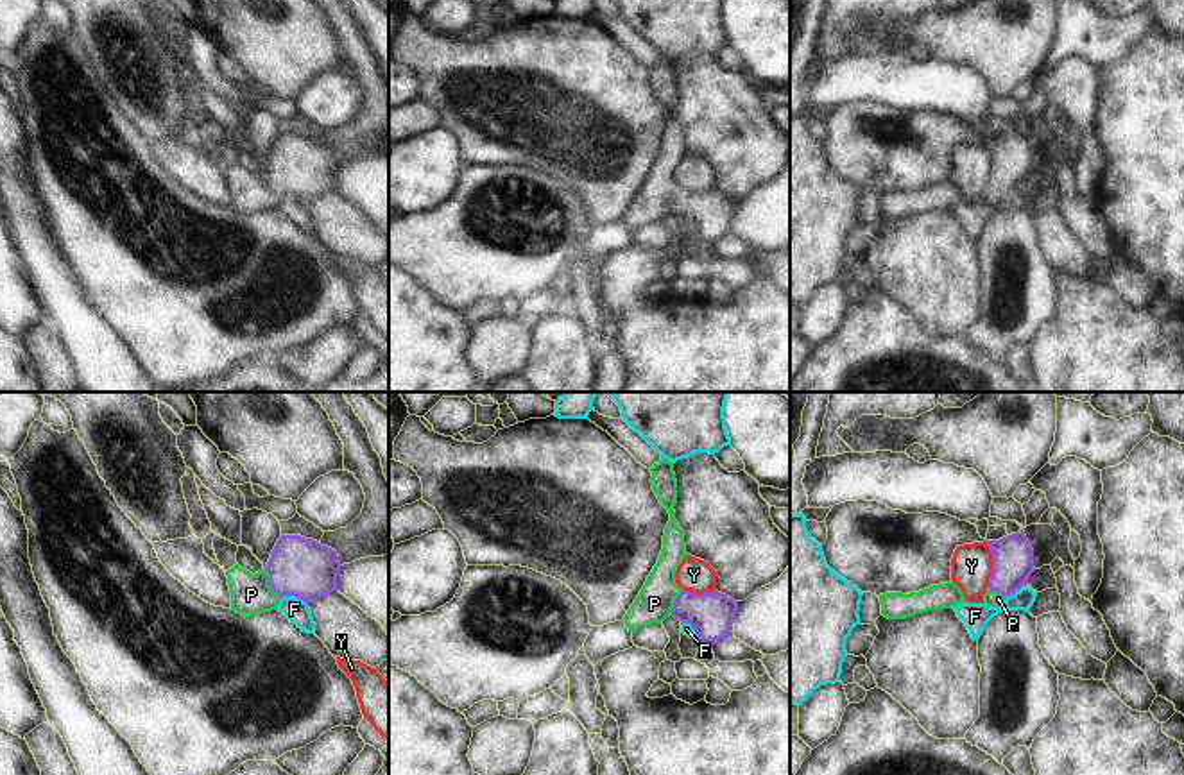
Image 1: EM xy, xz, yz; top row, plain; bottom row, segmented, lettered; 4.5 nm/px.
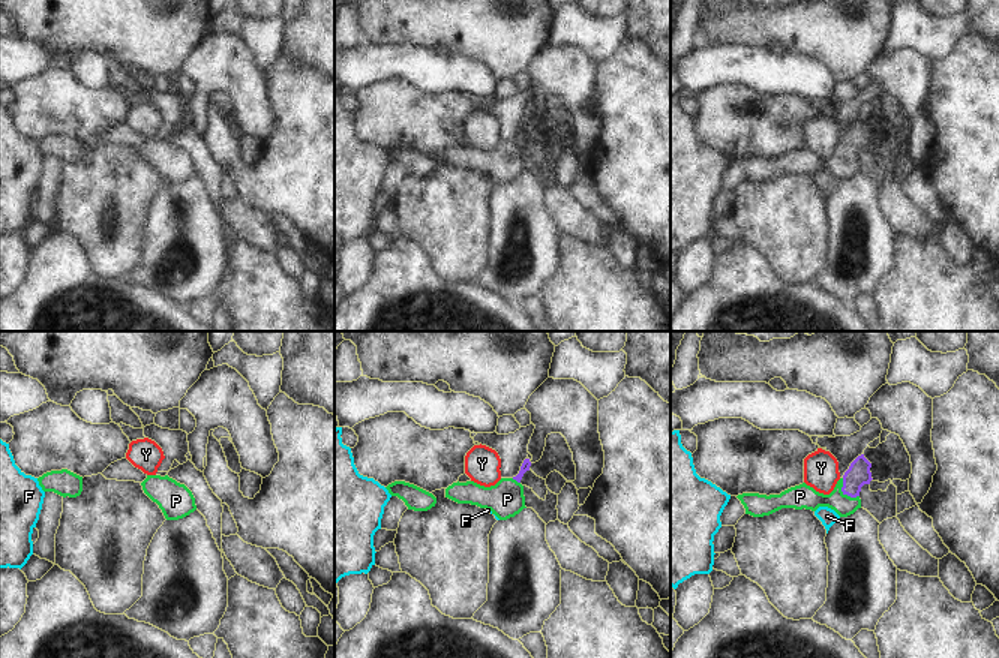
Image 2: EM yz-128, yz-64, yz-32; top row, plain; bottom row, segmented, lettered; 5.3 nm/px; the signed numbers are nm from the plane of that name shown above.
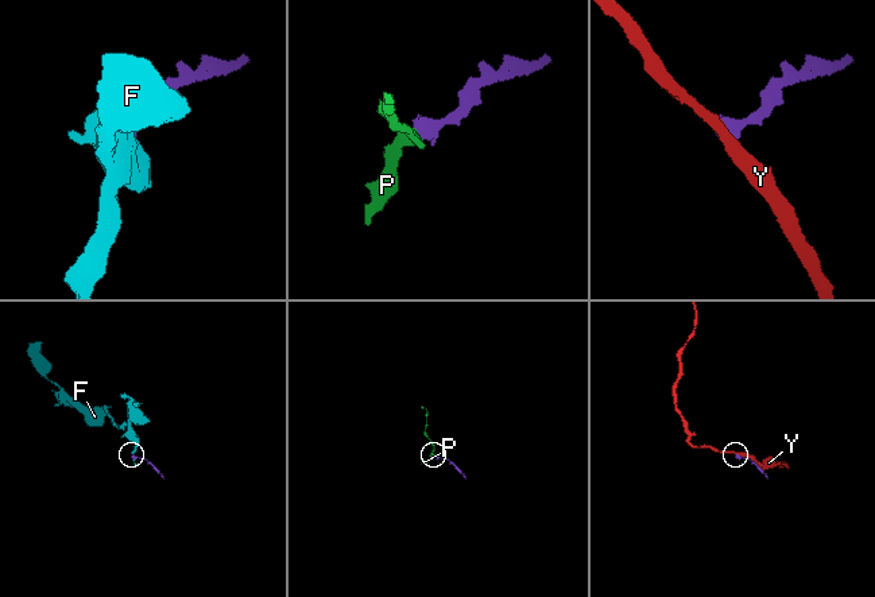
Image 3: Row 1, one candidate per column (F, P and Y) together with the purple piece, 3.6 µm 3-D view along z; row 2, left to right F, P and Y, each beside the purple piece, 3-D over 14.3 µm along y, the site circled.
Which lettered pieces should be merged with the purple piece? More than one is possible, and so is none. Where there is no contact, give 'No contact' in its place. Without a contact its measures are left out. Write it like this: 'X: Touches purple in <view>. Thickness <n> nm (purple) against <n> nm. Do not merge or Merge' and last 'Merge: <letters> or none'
F: Touches purple in xy. Thickness 260 nm (purple) against 100 nm. Do not merge
P: Touches purple in xy. Thickness 260 nm (purple) against 180 nm. Merge
Y: Touches purple in yz. Thickness 180 nm (purple) against 190 nm. Do not merge
Merge: P.

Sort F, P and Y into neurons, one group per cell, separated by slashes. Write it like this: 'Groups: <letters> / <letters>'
Groups: F / P / Y.

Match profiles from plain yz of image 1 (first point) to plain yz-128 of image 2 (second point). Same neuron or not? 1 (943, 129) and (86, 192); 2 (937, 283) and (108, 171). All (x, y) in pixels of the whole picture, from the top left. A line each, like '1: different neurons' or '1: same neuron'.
1: different neurons
2: same neuron

